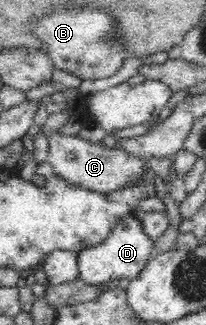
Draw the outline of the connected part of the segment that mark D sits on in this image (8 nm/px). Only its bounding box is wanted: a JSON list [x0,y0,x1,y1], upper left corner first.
[78,217,154,287]

